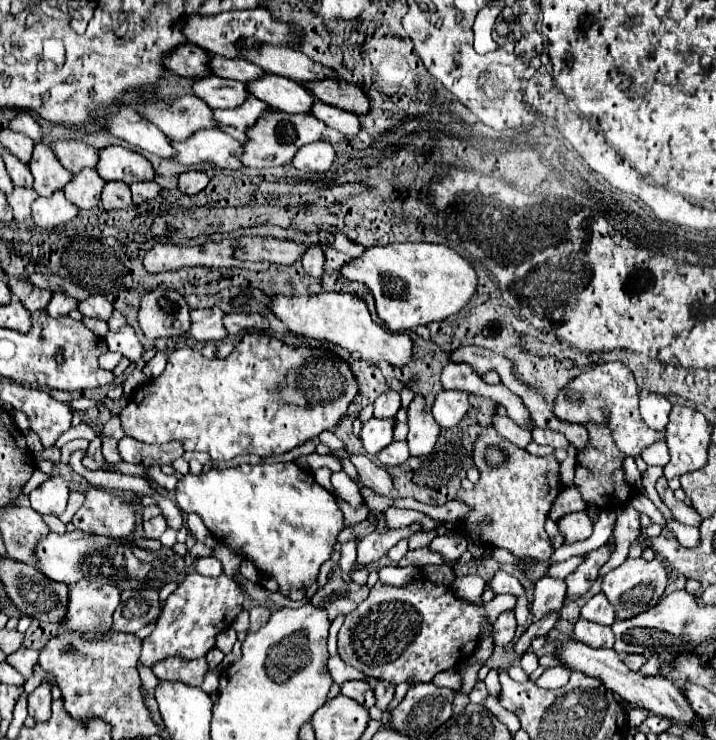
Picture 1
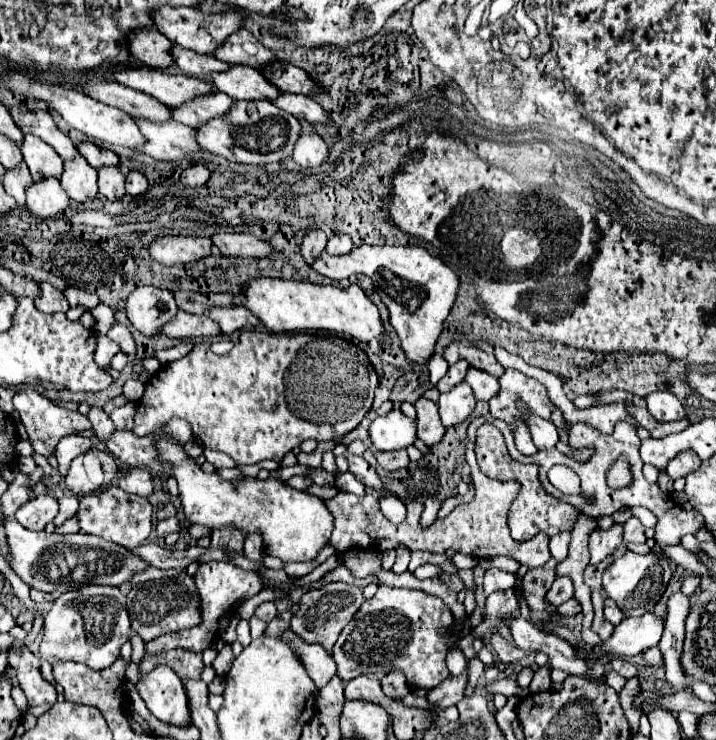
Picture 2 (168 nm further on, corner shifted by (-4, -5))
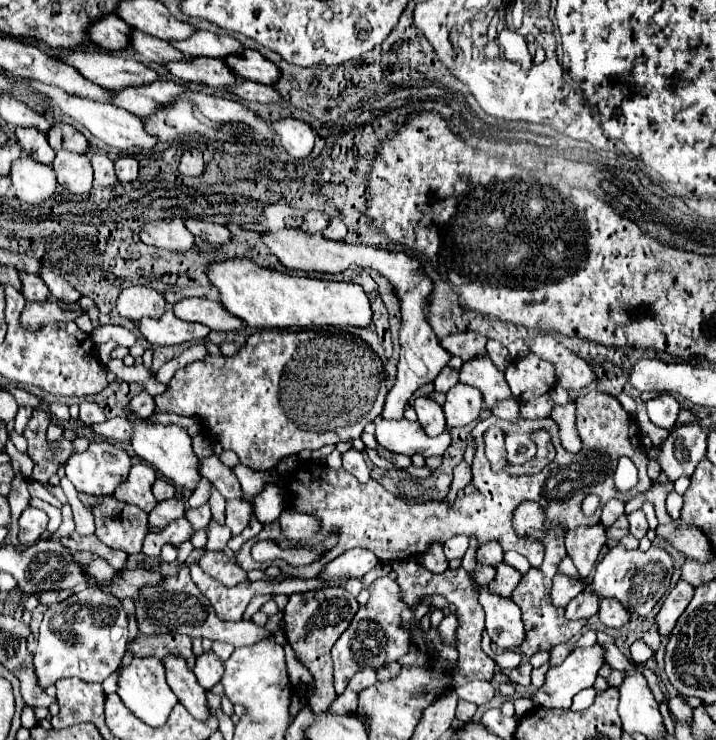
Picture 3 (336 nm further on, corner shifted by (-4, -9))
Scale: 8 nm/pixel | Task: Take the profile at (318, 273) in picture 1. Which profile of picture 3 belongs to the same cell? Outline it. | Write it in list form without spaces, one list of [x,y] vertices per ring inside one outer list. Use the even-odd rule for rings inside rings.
[[[309,211],[309,213],[305,215],[305,219],[303,219],[301,229],[303,229],[305,233],[321,233],[321,231],[325,229],[325,225],[327,225],[327,223],[329,223],[329,221],[325,219],[325,215],[323,215],[323,213]]]

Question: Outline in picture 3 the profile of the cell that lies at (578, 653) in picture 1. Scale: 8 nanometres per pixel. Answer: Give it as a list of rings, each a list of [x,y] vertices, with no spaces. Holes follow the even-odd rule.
[[[481,589],[479,603],[485,609],[485,629],[493,643],[503,649],[519,649],[525,639],[519,605],[513,599],[503,599],[487,589]]]

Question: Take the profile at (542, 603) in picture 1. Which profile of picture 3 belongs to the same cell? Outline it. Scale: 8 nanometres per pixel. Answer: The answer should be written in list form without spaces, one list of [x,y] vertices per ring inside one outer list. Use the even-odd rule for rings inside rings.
[[[557,573],[555,579],[553,579],[553,591],[551,591],[551,599],[557,607],[567,607],[567,603],[577,597],[581,593],[581,583],[563,575],[563,573]]]

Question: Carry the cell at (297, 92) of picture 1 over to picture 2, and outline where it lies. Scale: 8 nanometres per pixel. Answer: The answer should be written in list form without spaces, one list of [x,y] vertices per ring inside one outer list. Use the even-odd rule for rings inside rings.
[[[229,65],[227,71],[211,73],[211,81],[219,91],[227,93],[231,99],[271,101],[279,93],[279,89],[275,85],[269,85],[269,81],[265,81],[265,77],[257,69],[247,65]]]

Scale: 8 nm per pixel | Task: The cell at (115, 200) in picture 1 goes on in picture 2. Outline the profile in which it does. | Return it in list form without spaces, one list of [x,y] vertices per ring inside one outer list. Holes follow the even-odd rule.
[[[99,167],[99,195],[117,201],[125,195],[125,175],[117,167]]]

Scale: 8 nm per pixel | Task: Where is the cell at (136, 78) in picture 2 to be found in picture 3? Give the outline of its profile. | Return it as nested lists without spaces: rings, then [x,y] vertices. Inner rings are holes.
[[[73,51],[61,57],[65,63],[75,67],[83,77],[89,81],[111,89],[111,91],[121,91],[127,87],[137,87],[137,85],[149,85],[157,79],[161,79],[153,69],[147,65],[123,57],[123,55],[111,55],[111,53],[83,53],[83,51]]]

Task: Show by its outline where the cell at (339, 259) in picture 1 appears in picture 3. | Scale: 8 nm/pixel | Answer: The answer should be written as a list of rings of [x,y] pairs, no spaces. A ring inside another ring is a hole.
[[[333,219],[325,229],[323,229],[323,237],[325,239],[331,239],[331,241],[343,241],[347,235],[347,227],[339,221],[339,219]]]

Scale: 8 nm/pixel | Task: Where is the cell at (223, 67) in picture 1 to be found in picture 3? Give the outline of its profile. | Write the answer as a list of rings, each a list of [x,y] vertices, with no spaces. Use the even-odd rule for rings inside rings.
[[[131,33],[131,49],[137,51],[143,59],[159,63],[159,65],[167,65],[173,61],[191,61],[193,57],[181,53],[179,49],[171,47],[167,41],[161,39],[153,39],[145,33]]]

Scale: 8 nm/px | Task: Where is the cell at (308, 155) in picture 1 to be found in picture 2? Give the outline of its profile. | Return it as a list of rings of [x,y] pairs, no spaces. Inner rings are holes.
[[[299,133],[299,139],[295,143],[291,157],[301,167],[317,167],[327,159],[327,145],[317,133],[311,133],[311,135]]]

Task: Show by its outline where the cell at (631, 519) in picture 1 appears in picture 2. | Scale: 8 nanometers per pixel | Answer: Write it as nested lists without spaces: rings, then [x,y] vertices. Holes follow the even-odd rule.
[[[631,517],[625,521],[625,533],[623,533],[623,541],[625,543],[645,543],[645,527],[641,525],[641,521],[637,517]]]

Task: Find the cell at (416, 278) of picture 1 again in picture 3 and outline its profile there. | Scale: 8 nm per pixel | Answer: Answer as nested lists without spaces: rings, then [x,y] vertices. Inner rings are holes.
[[[281,229],[275,233],[265,233],[263,241],[265,241],[265,245],[269,245],[269,249],[277,255],[277,259],[287,269],[317,271],[317,273],[339,273],[339,271],[347,271],[349,267],[373,269],[391,283],[391,287],[401,303],[401,329],[399,329],[401,357],[397,363],[397,383],[387,393],[381,417],[383,419],[401,419],[409,397],[421,385],[431,383],[439,375],[439,371],[447,365],[447,361],[451,359],[451,355],[439,345],[439,339],[433,333],[433,327],[429,325],[429,293],[433,293],[433,281],[427,275],[427,271],[423,269],[423,265],[419,263],[419,259],[409,257],[401,251],[337,243],[337,241],[325,239],[321,233],[307,235],[297,229]]]

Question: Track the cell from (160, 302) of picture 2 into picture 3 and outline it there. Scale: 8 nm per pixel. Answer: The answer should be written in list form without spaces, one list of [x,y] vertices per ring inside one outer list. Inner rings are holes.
[[[129,287],[117,299],[117,311],[119,311],[119,315],[125,317],[125,319],[129,319],[129,321],[135,321],[135,323],[141,317],[153,317],[153,319],[161,317],[165,313],[165,305],[167,303],[165,303],[163,295],[159,295],[153,287]]]

